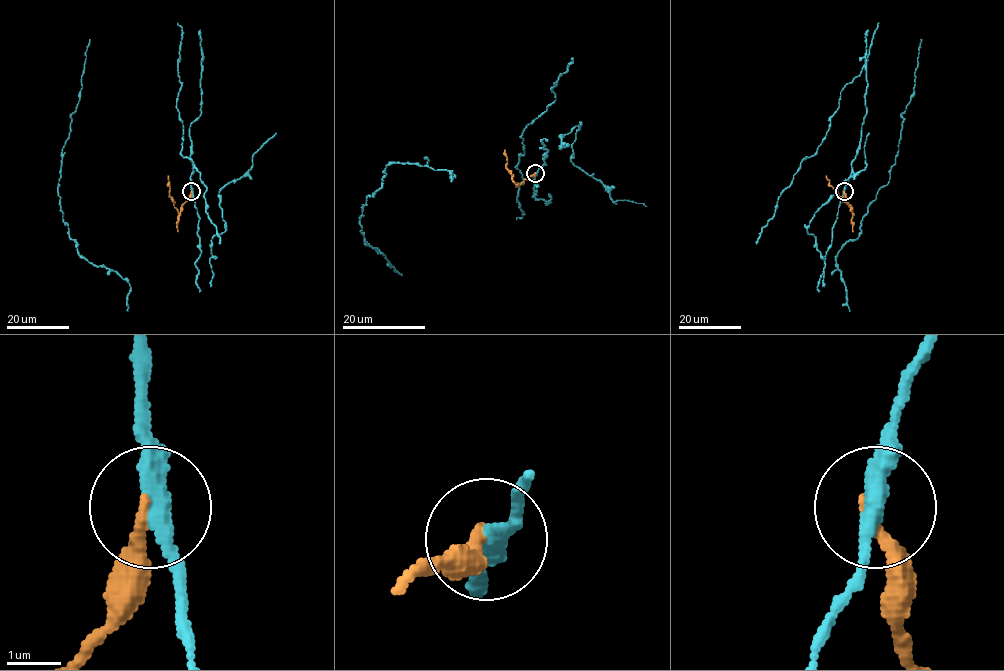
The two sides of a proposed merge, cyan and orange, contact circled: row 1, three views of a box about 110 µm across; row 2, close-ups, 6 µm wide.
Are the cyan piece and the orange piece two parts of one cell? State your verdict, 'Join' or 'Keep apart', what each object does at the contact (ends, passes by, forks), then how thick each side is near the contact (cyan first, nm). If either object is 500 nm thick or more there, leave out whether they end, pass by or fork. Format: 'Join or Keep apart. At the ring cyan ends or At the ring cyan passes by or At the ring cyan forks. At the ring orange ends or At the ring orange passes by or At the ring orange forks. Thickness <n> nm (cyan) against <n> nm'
Keep apart. At the ring cyan passes by. At the ring orange ends. Thickness 360 nm (cyan) against 240 nm

